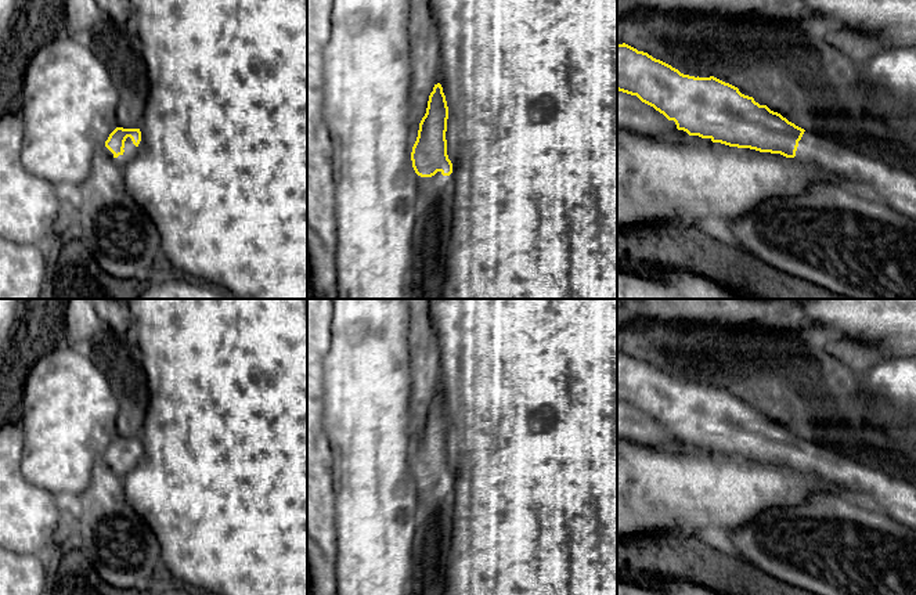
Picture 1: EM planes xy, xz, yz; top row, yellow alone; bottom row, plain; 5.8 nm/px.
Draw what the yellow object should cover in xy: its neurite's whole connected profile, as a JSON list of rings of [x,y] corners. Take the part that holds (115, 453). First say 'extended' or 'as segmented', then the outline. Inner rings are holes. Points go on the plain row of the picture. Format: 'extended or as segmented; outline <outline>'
extended; outline [[[116,437],[102,458],[123,479],[141,459],[141,455],[140,439]]]

